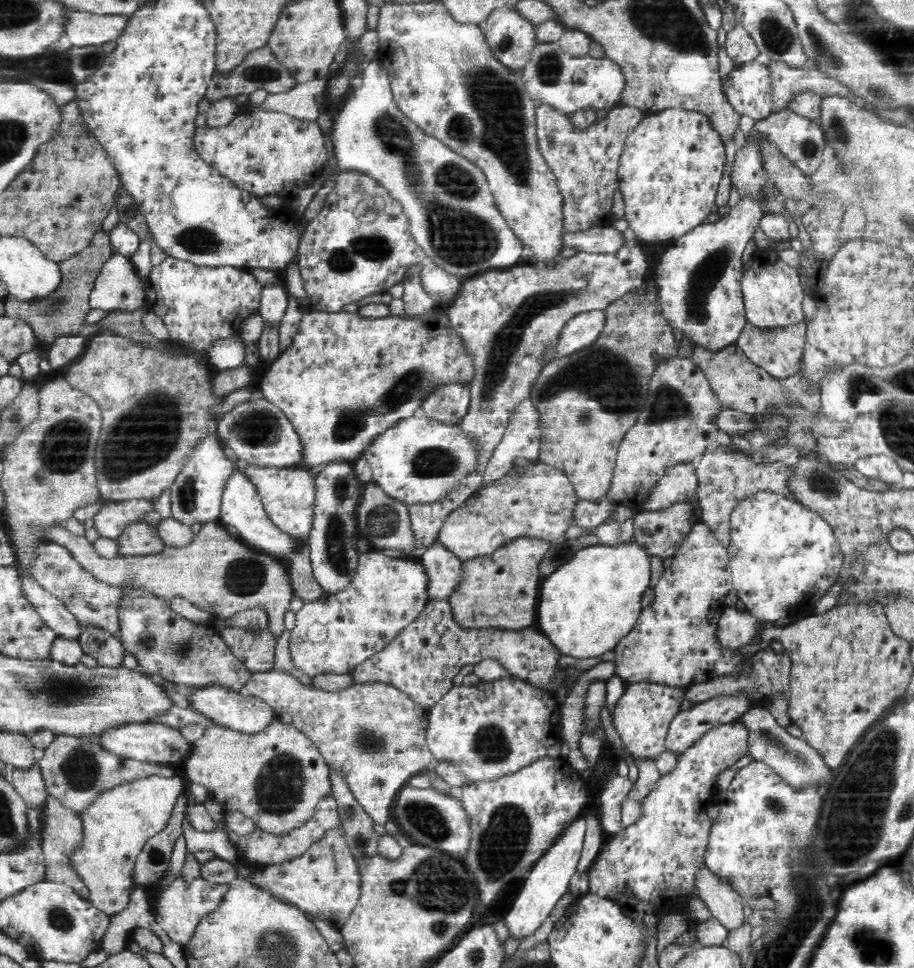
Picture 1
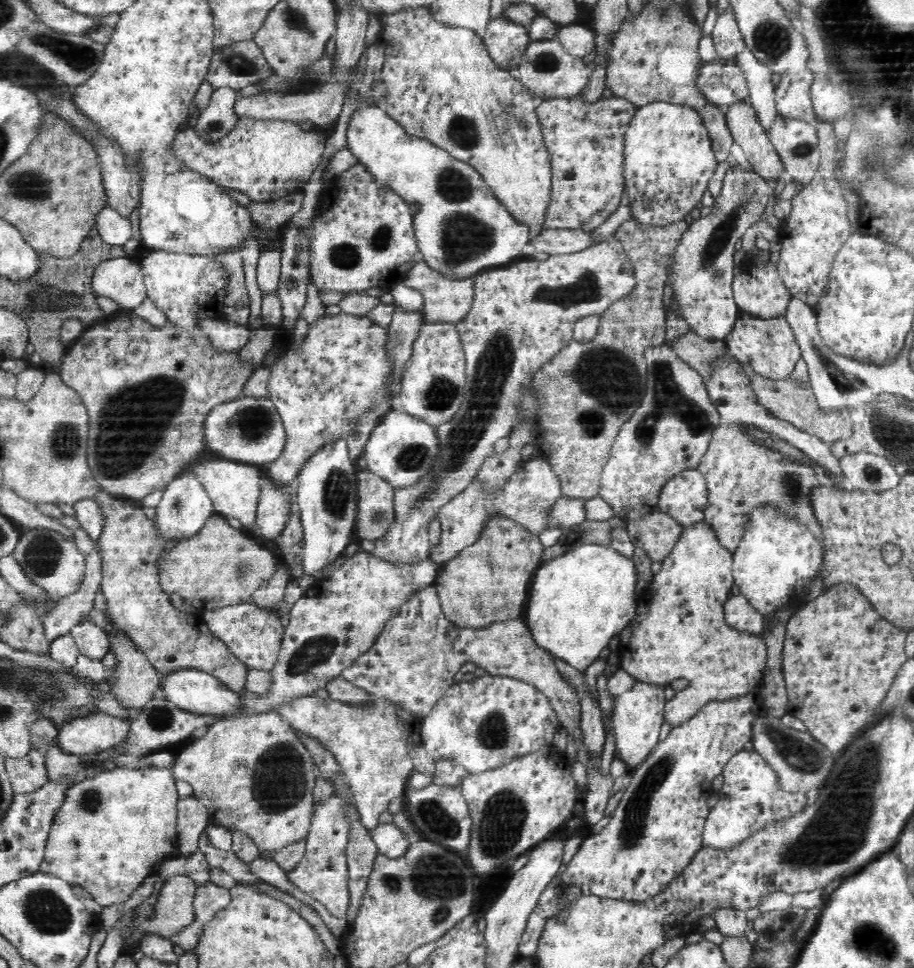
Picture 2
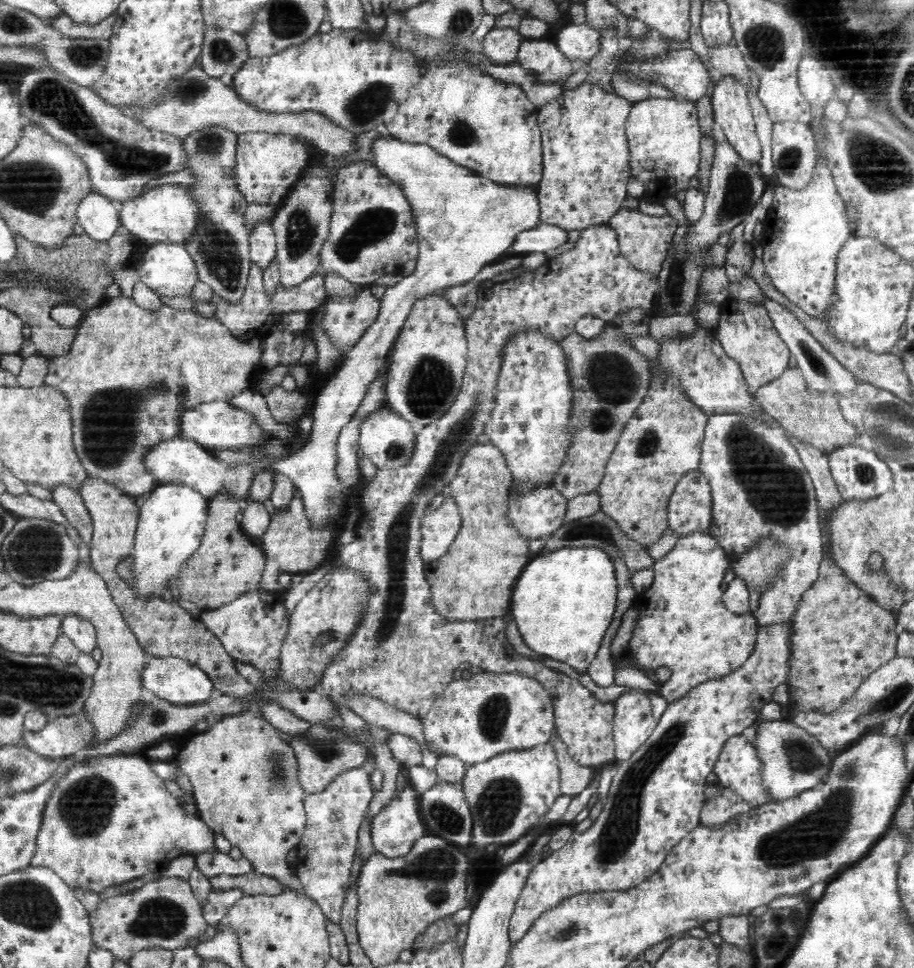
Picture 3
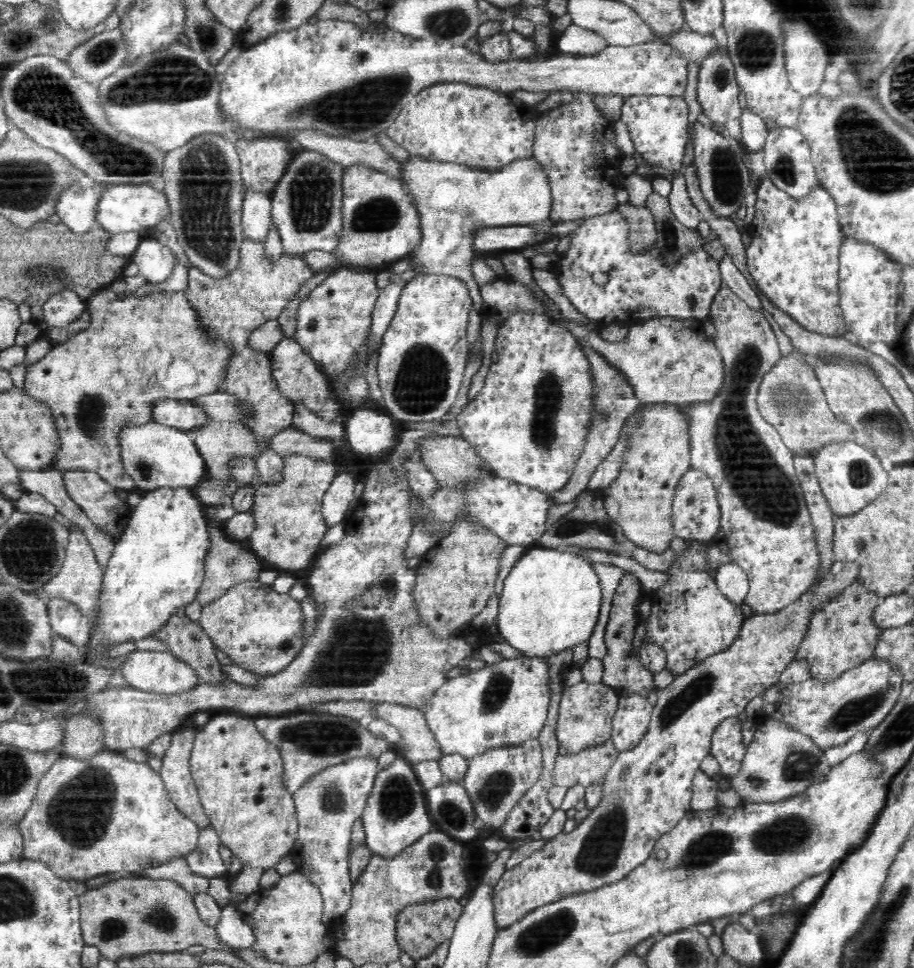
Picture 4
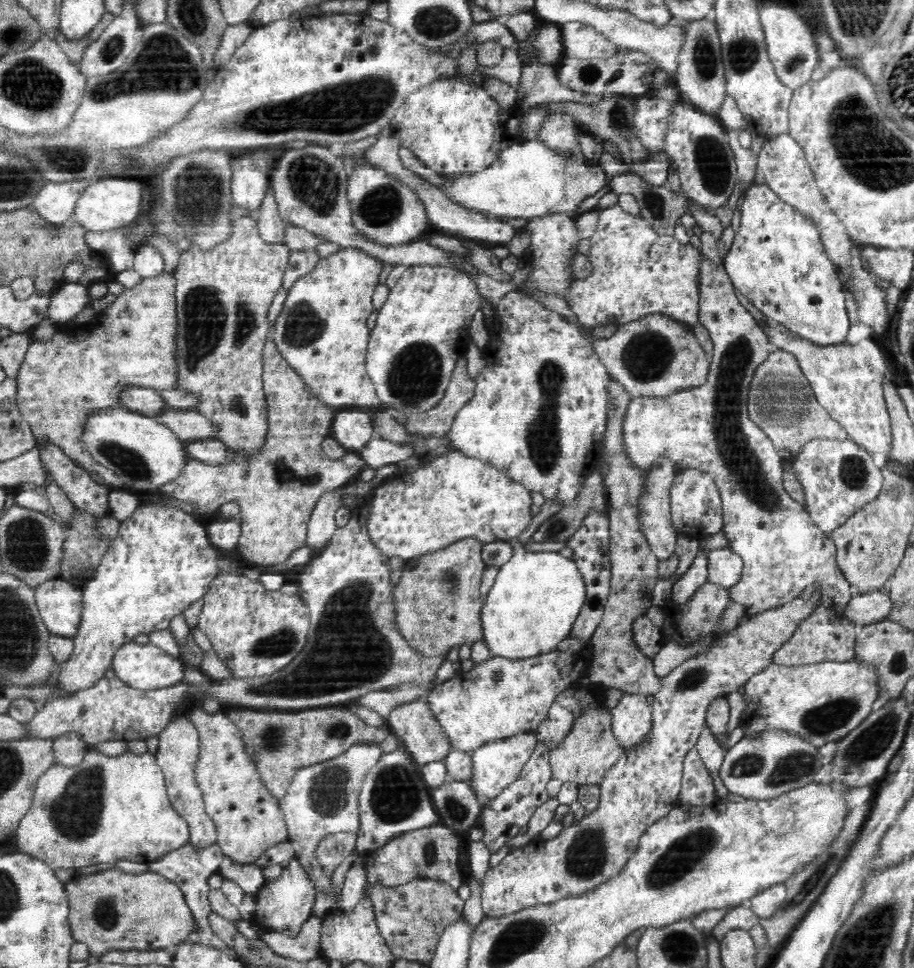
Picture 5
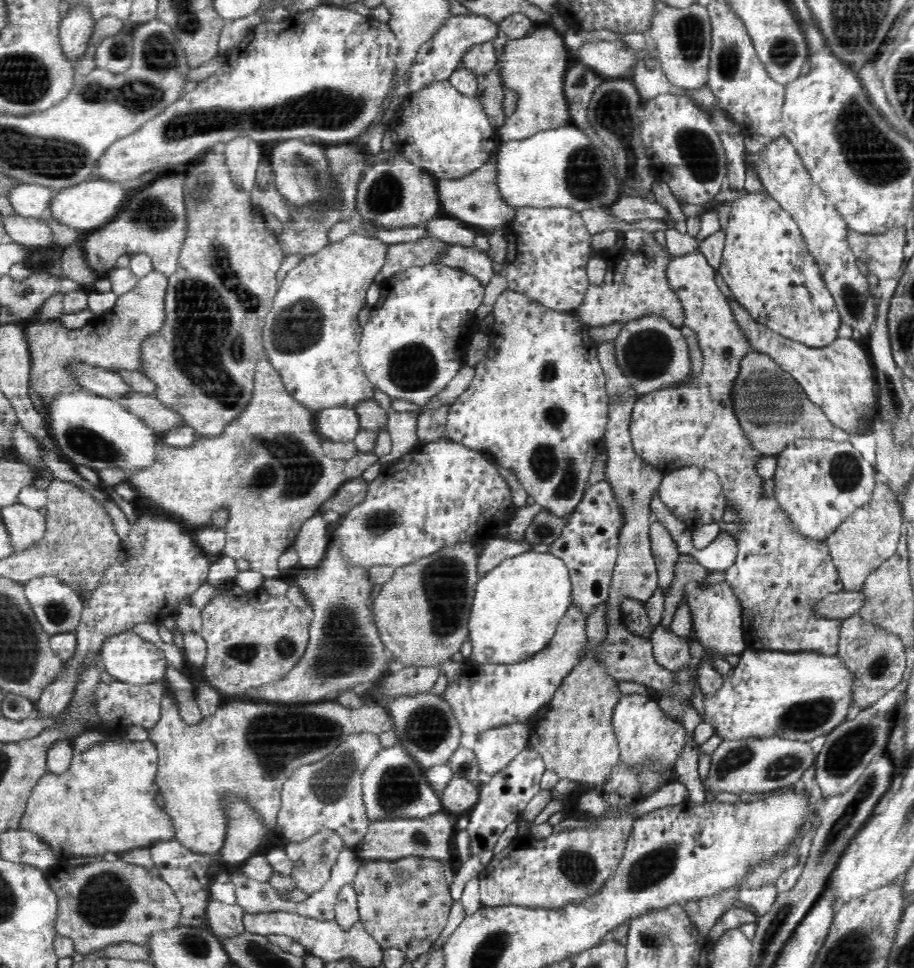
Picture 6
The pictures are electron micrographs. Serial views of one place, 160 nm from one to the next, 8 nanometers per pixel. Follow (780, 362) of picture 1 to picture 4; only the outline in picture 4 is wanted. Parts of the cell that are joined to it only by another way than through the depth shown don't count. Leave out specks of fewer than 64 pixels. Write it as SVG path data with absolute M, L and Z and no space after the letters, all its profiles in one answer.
M722 281L720 292L714 297L708 318L716 329L713 341L724 364L723 381L712 400L686 405L689 419L692 469L705 472L714 483L720 505L720 530L711 542L730 555L746 572L750 590L745 604L760 614L777 613L798 602L802 594L814 585L819 574L820 553L815 528L806 501L794 472L795 454L786 448L779 432L762 418L757 405L761 380L781 360L780 348L770 323L760 311L752 310Z

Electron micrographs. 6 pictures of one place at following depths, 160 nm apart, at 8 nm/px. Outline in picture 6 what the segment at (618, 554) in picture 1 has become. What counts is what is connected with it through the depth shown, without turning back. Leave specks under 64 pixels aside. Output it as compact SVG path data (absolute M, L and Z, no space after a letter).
M526 551L506 558L486 572L476 586L469 616L472 653L468 664L522 662L549 646L561 620L573 605L570 570L550 553Z

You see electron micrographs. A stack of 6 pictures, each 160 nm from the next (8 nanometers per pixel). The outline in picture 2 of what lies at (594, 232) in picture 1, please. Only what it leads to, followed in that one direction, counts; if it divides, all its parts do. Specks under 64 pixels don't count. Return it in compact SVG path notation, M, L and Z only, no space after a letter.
M549 230L534 237L531 244L549 255L572 254L598 244L594 232L584 230Z

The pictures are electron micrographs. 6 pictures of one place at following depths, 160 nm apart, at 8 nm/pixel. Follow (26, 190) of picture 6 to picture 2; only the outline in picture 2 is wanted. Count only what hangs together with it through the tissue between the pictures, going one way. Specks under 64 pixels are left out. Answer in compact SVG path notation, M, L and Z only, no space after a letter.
M108 206L98 215L95 232L100 234L104 242L112 246L123 246L133 238L132 226L129 220Z

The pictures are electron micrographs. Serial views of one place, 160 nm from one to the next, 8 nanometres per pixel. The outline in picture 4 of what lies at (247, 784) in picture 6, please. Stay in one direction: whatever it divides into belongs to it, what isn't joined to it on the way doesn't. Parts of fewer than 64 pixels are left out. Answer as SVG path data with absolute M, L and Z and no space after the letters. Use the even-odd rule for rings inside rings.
M300 712L288 718L253 718L261 735L281 751L285 789L296 792L321 770L356 757L378 758L392 748L388 741L375 737L368 728L346 716ZM183 728L171 733L171 745L161 758L159 770L170 800L177 809L197 823L199 830L210 826L194 784L189 758L195 740L194 728Z

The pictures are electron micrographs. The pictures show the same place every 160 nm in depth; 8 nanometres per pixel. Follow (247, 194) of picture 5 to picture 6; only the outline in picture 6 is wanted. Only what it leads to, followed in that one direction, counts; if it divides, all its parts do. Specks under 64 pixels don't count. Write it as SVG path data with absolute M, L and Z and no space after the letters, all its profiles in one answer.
M237 138L223 144L222 152L226 158L226 165L236 187L240 187L248 193L257 182L257 171L263 156L263 148L260 143L250 138Z

